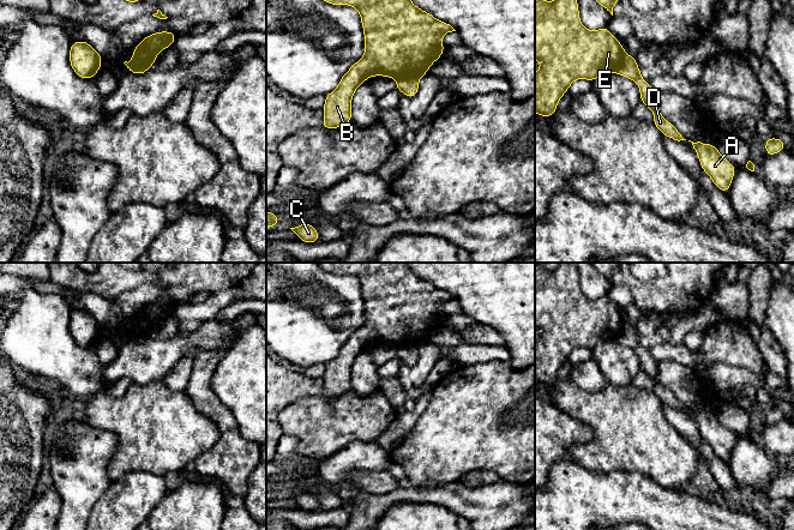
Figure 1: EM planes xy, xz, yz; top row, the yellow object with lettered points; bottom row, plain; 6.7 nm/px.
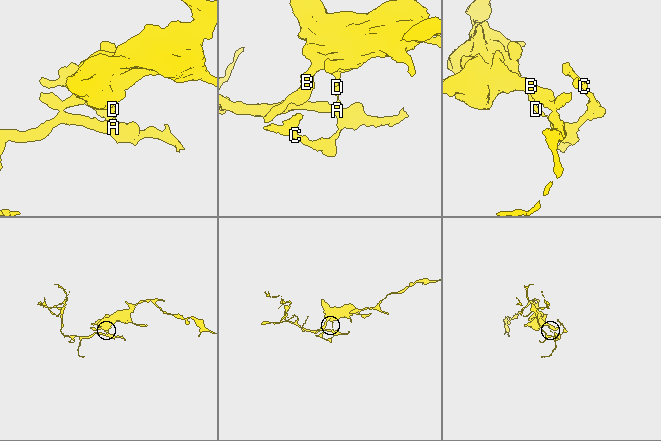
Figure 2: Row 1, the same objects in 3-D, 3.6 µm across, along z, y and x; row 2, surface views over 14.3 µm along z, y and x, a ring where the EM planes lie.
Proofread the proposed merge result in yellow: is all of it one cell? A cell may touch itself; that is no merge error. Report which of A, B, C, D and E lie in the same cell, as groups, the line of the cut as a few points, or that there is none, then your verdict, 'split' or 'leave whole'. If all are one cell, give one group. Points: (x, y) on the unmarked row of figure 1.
A C D / B E | xz (397, 345), (415, 345), (417, 348) | split

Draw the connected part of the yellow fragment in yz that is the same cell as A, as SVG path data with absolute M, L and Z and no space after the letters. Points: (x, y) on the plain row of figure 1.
M693 411L702 438L723 462L727 462L736 436L721 424L717 415L712 412Z

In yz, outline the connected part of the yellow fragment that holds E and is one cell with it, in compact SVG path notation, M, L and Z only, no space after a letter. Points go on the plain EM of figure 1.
M535 263L535 327L541 330L535 342L535 380L548 386L557 381L559 368L575 348L595 348L602 342L618 341L625 320L622 313L607 299L607 294L589 300L579 290L575 263L559 263L553 271Z

